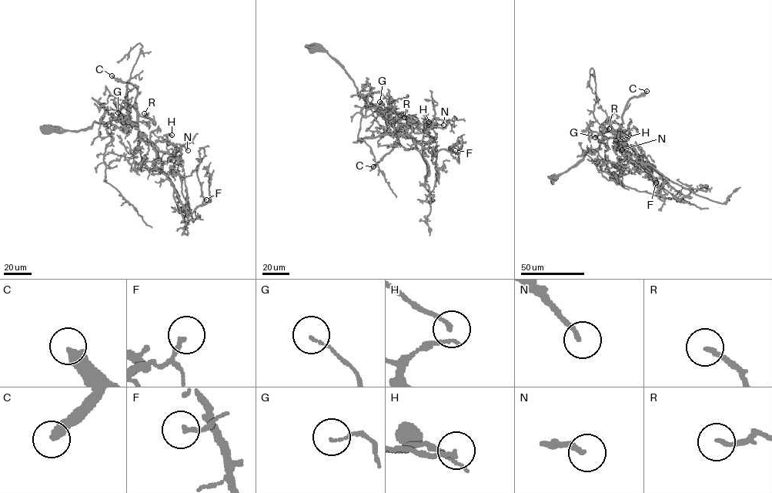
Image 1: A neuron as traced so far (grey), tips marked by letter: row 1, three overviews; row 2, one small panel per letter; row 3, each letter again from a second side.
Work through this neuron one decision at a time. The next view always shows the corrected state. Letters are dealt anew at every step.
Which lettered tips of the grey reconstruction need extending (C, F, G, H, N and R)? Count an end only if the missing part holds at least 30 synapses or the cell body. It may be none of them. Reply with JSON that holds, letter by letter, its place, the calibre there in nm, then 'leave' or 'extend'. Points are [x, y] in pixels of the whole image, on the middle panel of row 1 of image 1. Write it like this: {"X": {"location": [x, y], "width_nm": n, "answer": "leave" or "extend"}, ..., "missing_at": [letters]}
{"C": {"location": [373, 166], "width_nm": 380, "answer": "extend"}, "F": {"location": [455, 150], "width_nm": 110, "answer": "leave"}, "G": {"location": [379, 102], "width_nm": 70, "answer": "leave"}, "H": {"location": [429, 122], "width_nm": 120, "answer": "leave"}, "N": {"location": [443, 125], "width_nm": 180, "answer": "extend"}, "R": {"location": [404, 117], "width_nm": 170, "answer": "extend"}, "missing_at": ["C", "N", "R"]}

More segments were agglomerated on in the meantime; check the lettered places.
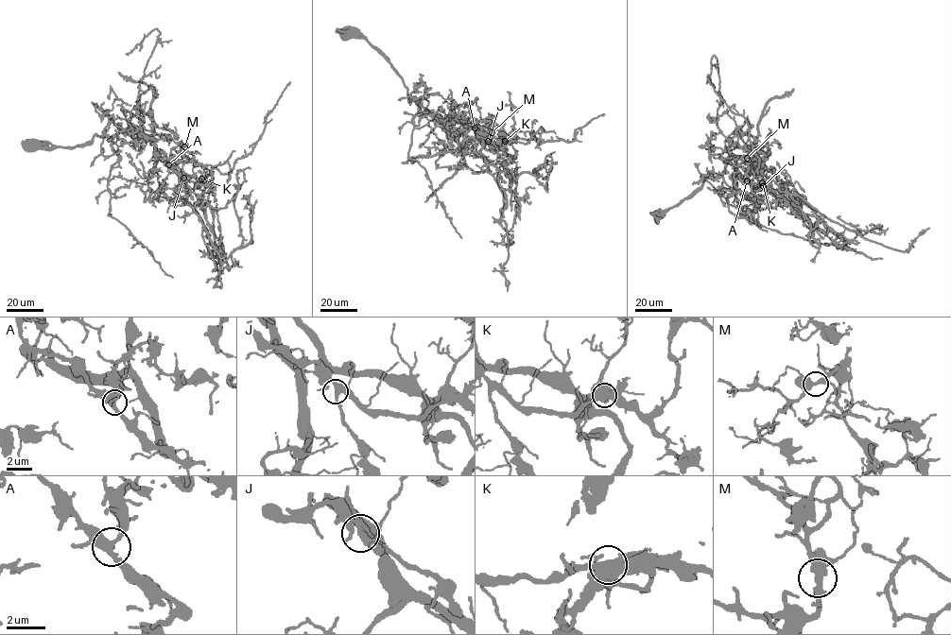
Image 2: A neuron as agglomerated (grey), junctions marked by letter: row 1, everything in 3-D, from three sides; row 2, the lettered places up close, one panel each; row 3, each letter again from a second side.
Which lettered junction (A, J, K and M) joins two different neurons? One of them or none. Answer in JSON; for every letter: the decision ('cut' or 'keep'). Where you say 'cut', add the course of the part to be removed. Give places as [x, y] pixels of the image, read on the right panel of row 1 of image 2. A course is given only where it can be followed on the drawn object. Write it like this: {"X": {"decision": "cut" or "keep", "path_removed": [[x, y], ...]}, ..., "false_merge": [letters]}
{"A": {"decision": "keep"}, "J": {"decision": "keep"}, "K": {"decision": "cut", "path_removed": [[762, 183], [780, 197], [801, 218], [831, 231], [850, 244]]}, "M": {"decision": "keep"}, "false_merge": ["K"]}

